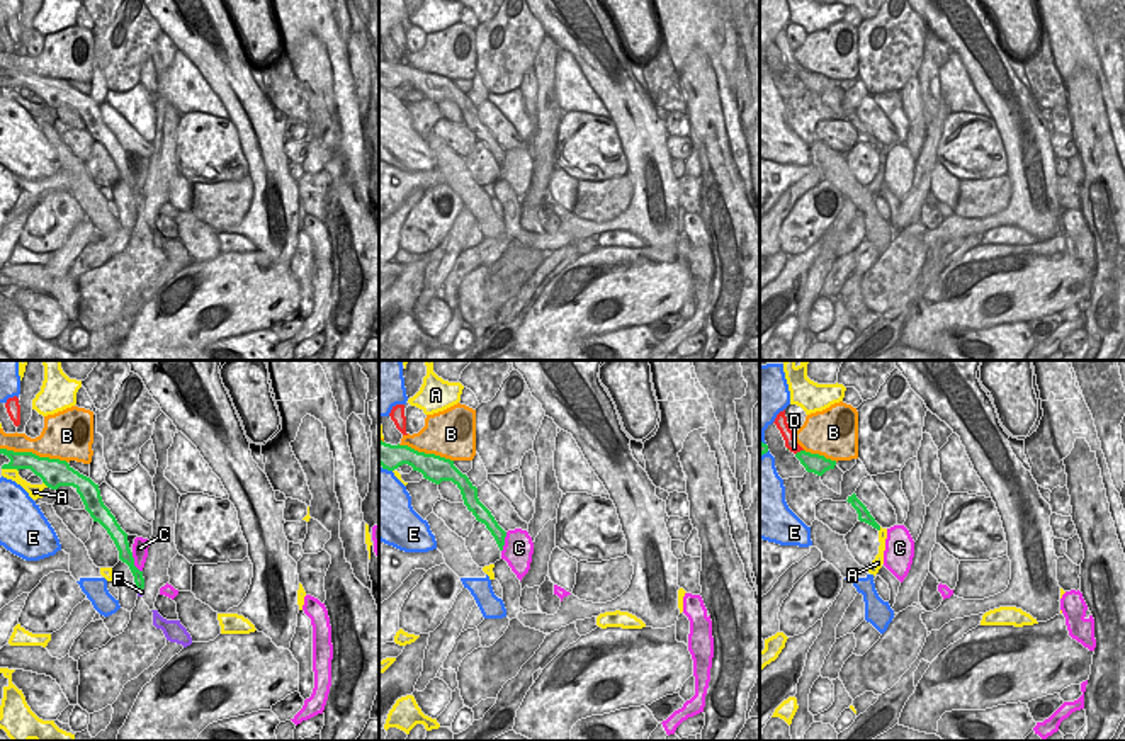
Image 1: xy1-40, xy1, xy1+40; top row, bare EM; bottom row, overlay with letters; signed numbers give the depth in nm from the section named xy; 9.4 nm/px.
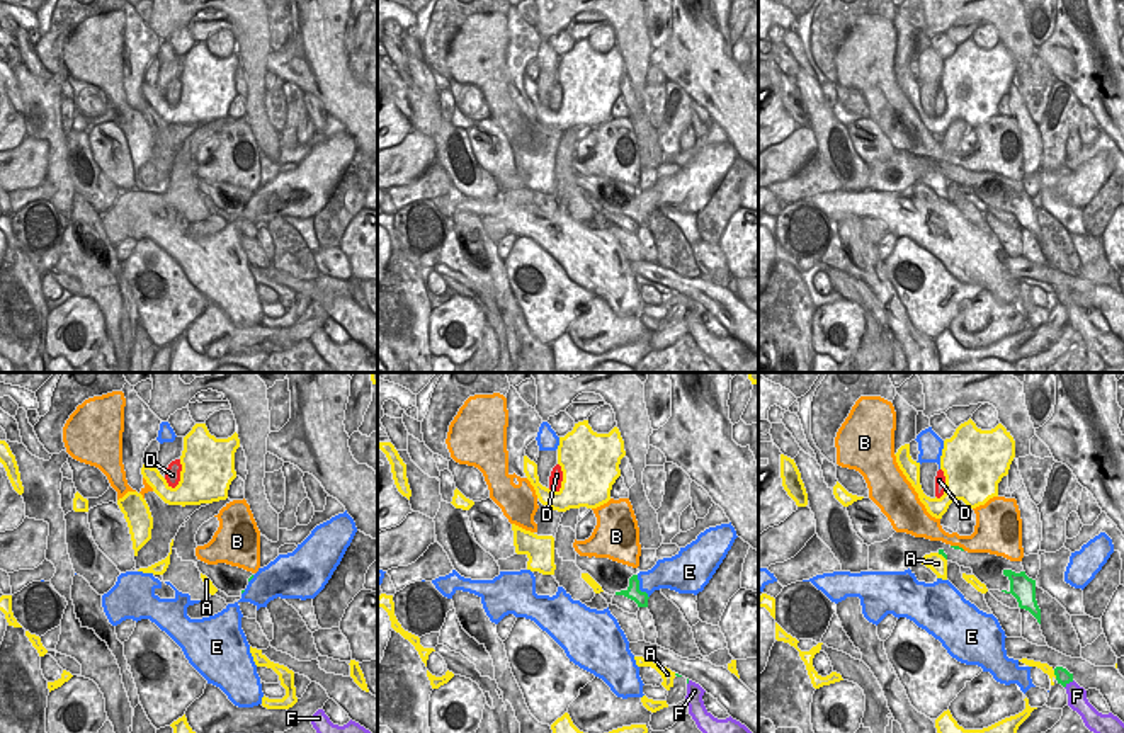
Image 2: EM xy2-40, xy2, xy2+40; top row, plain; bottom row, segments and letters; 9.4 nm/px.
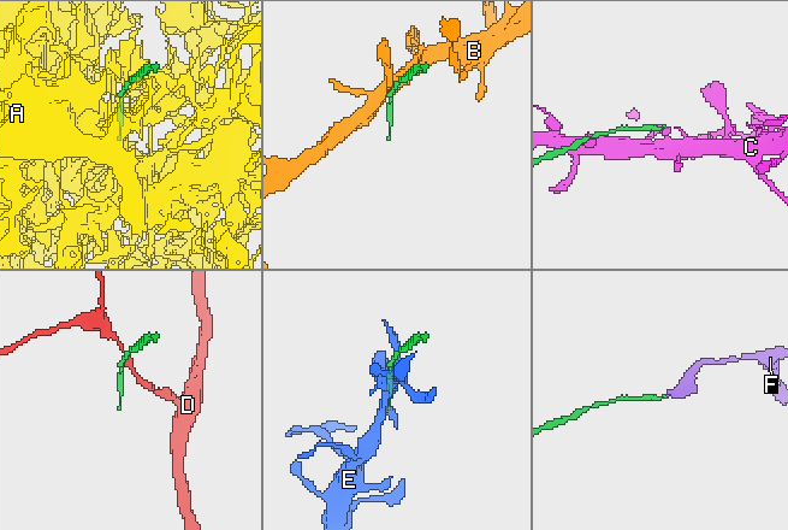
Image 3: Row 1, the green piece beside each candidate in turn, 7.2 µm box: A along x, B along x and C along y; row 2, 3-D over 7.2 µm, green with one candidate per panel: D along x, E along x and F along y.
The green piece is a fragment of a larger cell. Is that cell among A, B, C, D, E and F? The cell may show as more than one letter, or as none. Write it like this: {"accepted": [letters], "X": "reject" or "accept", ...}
{"accepted": ["F"], "A": "reject", "B": "reject", "C": "reject", "D": "reject", "E": "reject", "F": "accept"}

